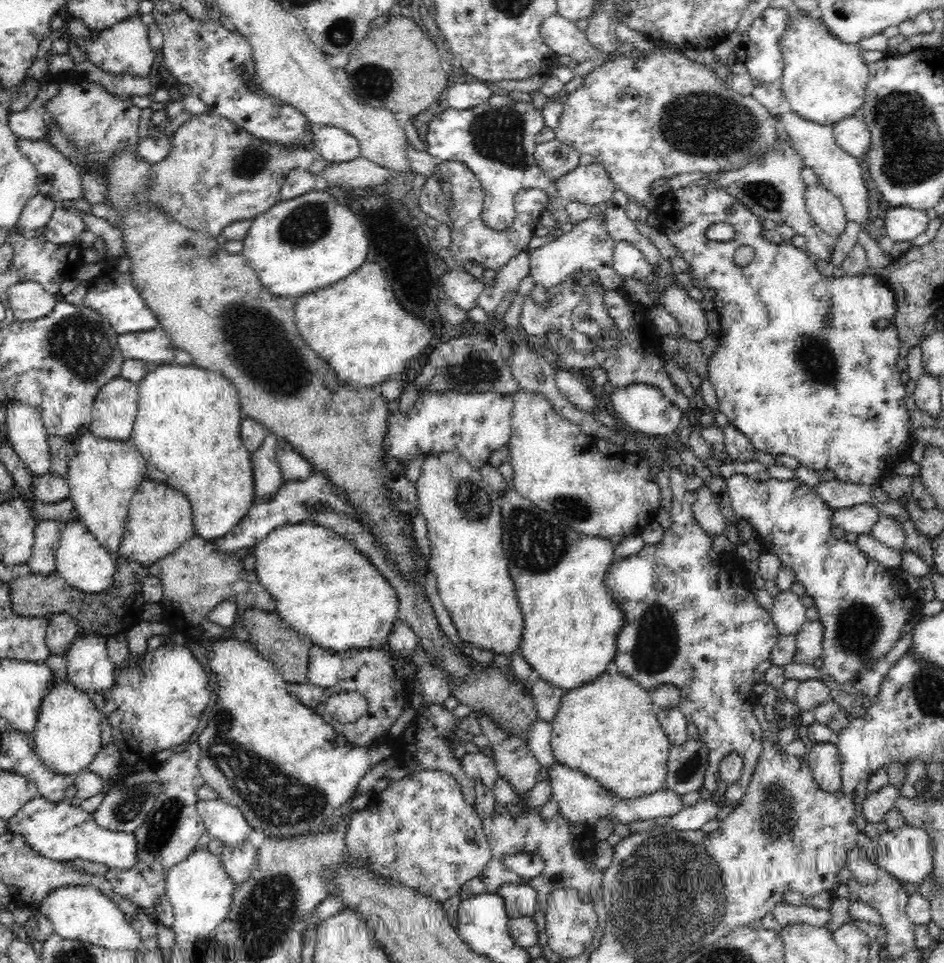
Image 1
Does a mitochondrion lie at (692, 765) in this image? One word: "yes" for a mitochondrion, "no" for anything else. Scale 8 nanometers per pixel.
yes

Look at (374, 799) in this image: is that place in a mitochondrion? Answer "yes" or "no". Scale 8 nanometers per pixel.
no

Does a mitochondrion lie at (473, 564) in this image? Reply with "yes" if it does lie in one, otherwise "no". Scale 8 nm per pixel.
no

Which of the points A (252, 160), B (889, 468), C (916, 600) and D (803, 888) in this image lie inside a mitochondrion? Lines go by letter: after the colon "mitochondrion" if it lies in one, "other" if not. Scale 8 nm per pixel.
A: mitochondrion
B: other
C: other
D: other

